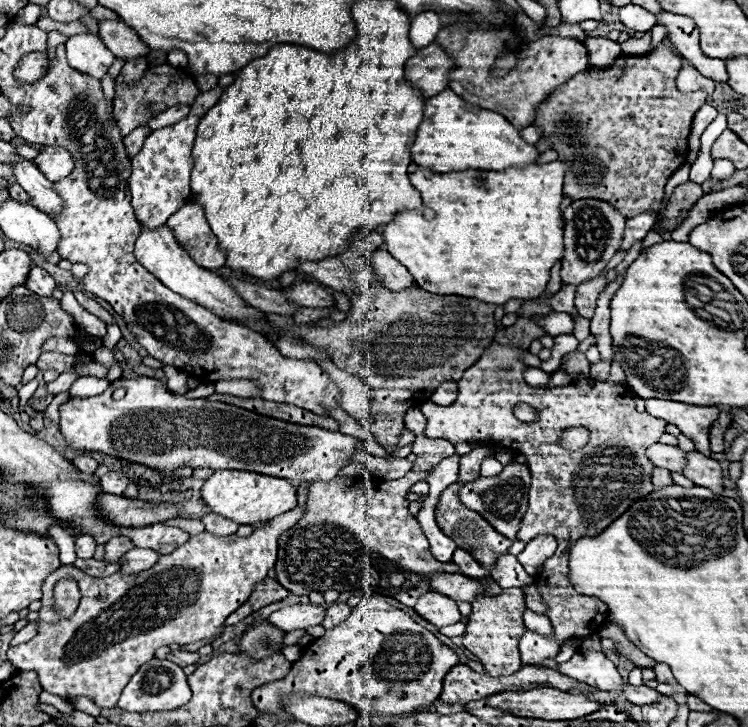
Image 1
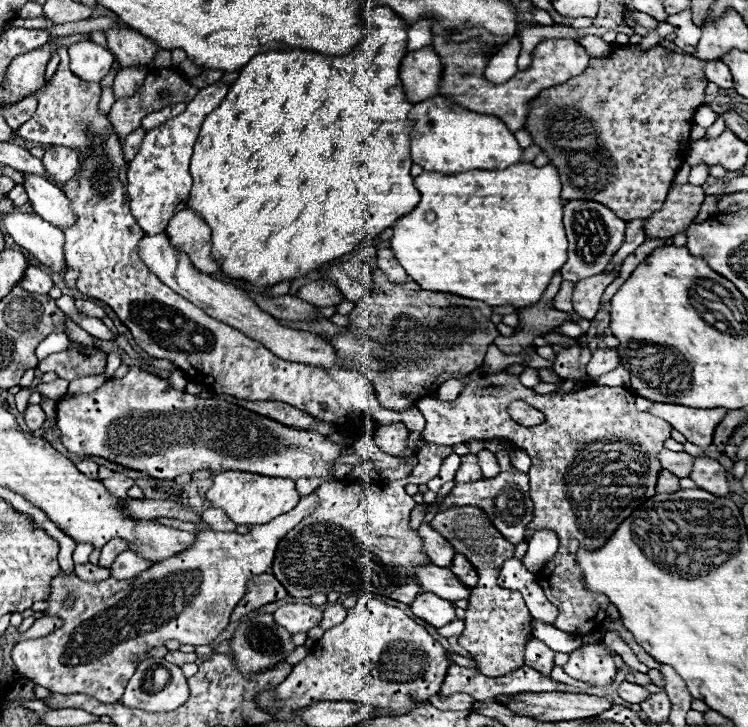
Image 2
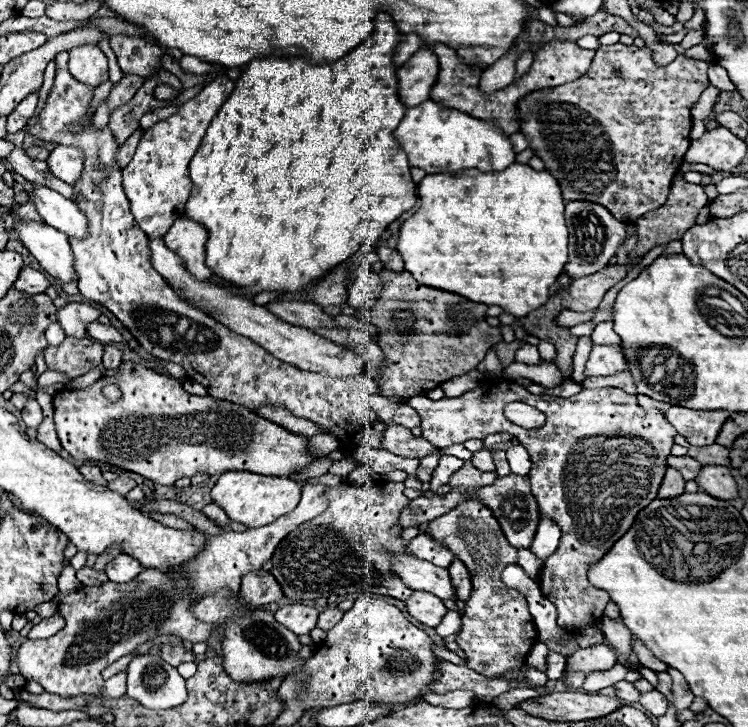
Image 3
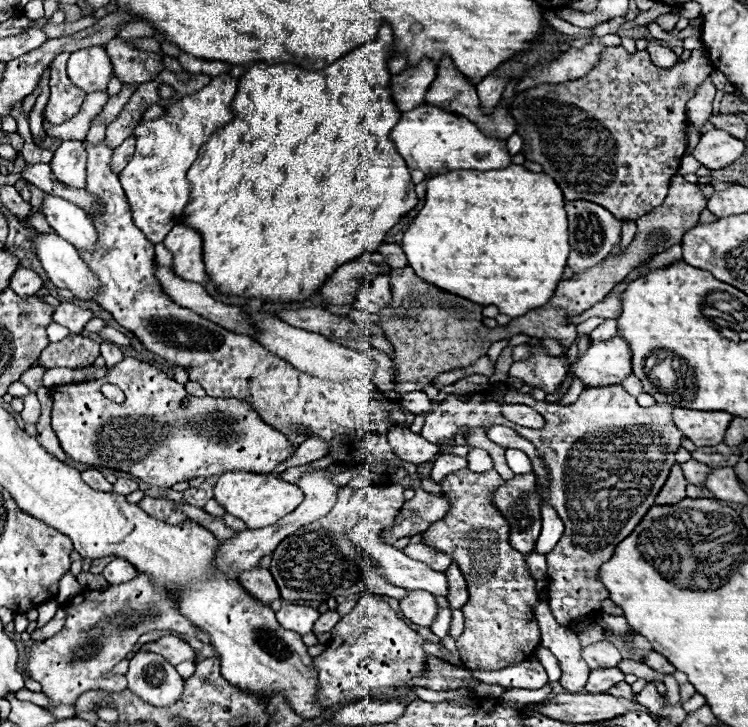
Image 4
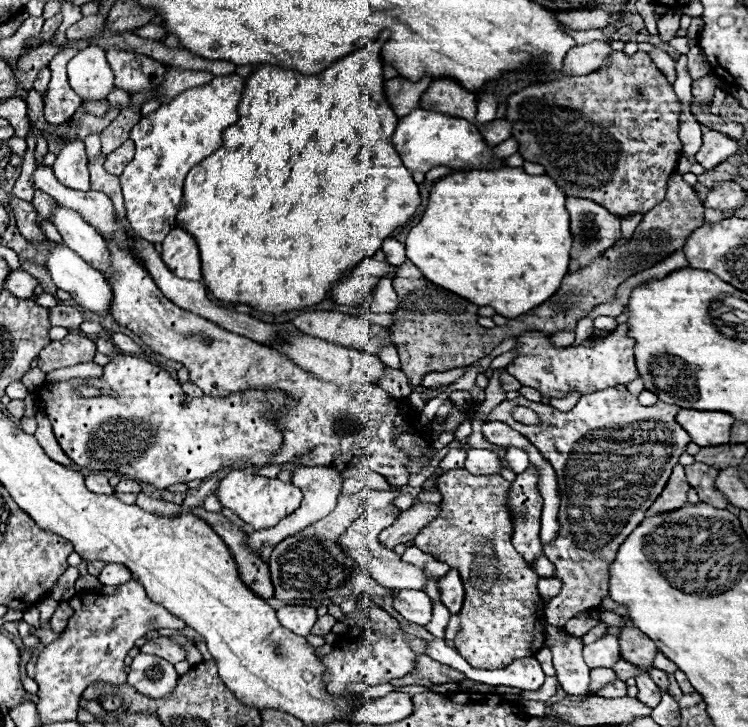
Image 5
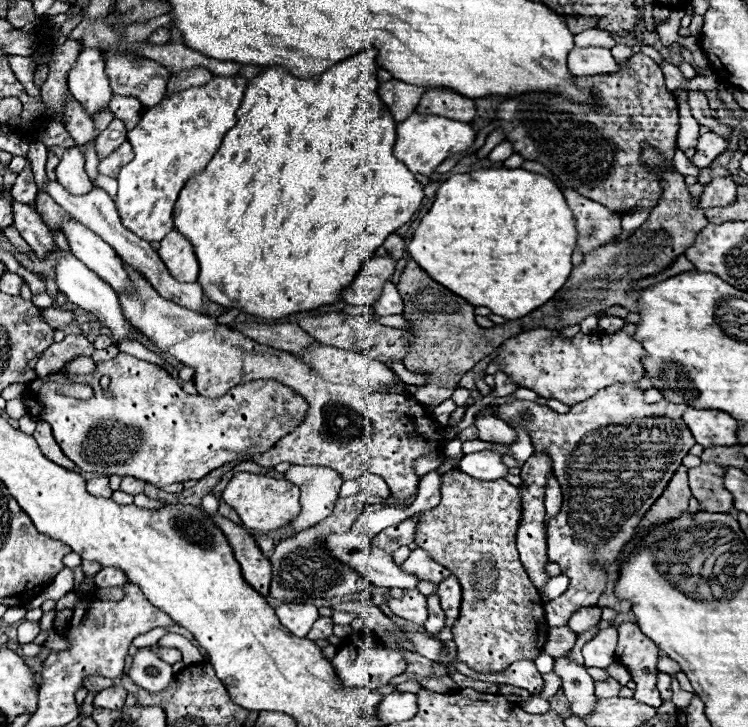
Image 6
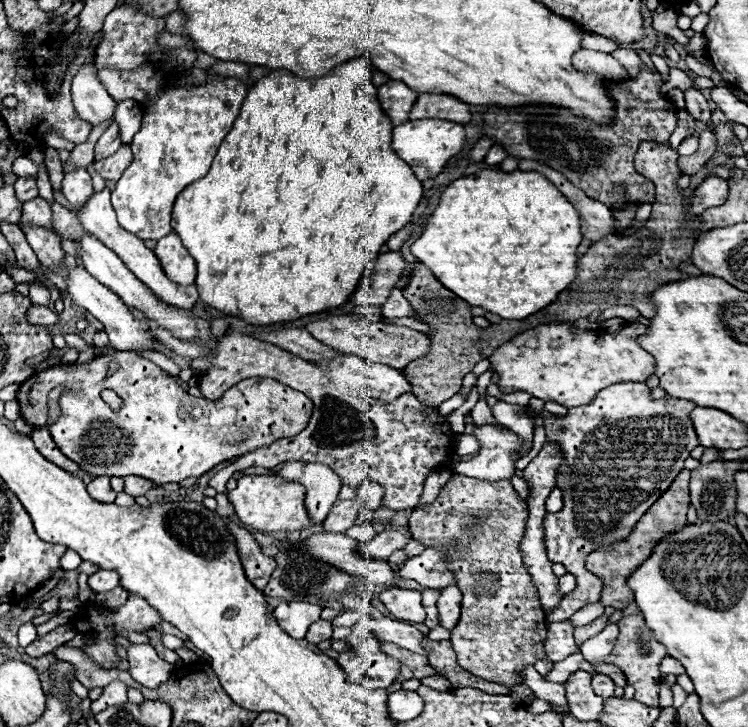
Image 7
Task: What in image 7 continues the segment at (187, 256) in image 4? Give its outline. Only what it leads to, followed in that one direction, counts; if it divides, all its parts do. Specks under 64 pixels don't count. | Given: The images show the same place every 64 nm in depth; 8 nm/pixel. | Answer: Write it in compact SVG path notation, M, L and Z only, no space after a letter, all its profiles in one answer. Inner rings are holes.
M178 234L164 236L156 246L156 256L166 272L166 276L176 284L194 284L196 280L196 262L188 254Z

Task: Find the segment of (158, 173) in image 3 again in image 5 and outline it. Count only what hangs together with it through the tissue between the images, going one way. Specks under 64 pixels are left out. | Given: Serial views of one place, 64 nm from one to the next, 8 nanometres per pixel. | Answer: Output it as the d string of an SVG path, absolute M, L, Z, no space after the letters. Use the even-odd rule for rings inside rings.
M236 74L216 76L208 84L176 96L170 104L162 104L154 114L144 116L132 128L130 138L136 144L136 156L120 174L120 184L122 184L128 222L144 240L158 244L164 240L164 236L172 228L176 228L176 214L178 214L178 210L182 206L182 198L184 198L184 178L192 166L196 166L200 160L204 160L212 150L216 150L220 146L224 128L236 124L236 120L238 120L236 106L240 102L242 88L244 88L244 78L240 78Z

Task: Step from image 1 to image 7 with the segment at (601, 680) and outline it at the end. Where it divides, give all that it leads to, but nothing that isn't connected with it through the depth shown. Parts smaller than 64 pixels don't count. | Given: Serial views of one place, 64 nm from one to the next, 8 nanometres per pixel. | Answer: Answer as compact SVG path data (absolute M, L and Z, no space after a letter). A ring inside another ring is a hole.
M608 624L600 634L586 640L580 646L580 652L592 666L600 666L610 656L616 638L618 638L618 624Z

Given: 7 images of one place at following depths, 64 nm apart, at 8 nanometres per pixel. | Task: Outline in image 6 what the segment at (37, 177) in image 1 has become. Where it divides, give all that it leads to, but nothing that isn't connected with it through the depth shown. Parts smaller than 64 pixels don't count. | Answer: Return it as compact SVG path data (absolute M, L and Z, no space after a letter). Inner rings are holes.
M74 218L62 220L62 232L68 238L70 252L78 260L82 260L92 272L96 272L104 282L108 282L114 290L126 290L130 286L122 260L100 236L84 228Z

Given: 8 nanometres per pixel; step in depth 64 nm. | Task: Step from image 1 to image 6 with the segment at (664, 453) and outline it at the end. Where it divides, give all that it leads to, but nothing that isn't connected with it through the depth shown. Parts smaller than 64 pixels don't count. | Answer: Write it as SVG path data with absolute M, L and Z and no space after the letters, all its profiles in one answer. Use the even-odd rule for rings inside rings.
M700 464L688 468L692 494L698 498L700 508L706 512L728 512L732 508L732 494L724 488L726 466Z

